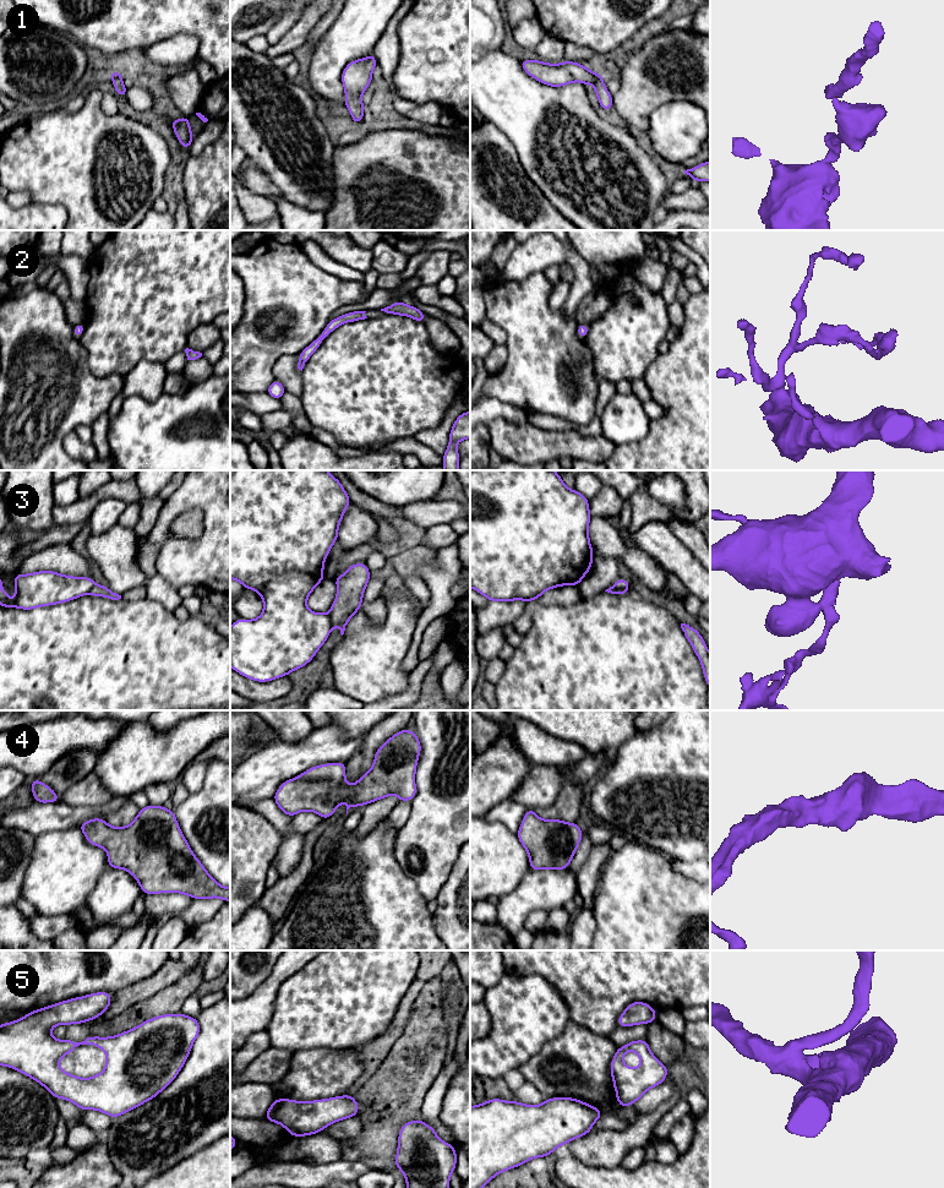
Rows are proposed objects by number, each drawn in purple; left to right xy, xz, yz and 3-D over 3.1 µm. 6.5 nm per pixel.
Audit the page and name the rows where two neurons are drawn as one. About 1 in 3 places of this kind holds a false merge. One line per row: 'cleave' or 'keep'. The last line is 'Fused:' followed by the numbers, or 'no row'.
1: keep
2: keep
3: cleave
4: keep
5: keep
Fused: 3

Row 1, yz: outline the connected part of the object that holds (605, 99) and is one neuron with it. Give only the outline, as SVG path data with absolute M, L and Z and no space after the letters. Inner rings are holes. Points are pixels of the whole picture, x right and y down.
M519 60L519 62L529 76L550 87L563 87L572 82L591 85L595 88L600 108L606 111L613 108L612 94L604 85L602 73L594 73L575 61L546 64L541 60Z

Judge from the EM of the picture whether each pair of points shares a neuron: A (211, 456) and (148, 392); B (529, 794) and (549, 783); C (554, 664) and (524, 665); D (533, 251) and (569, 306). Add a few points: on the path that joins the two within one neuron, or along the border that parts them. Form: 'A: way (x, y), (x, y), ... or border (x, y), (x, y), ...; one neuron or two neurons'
A: border (163, 392), (154, 399), (137, 396), (126, 398); two neurons
B: way (534, 793), (544, 783); one neuron
C: way (546, 665), (531, 665); one neuron
D: way (554, 252), (565, 252), (579, 267), (579, 285); one neuron

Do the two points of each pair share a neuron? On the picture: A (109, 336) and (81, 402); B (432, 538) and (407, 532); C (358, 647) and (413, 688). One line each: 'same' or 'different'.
A: different
B: different
C: different

